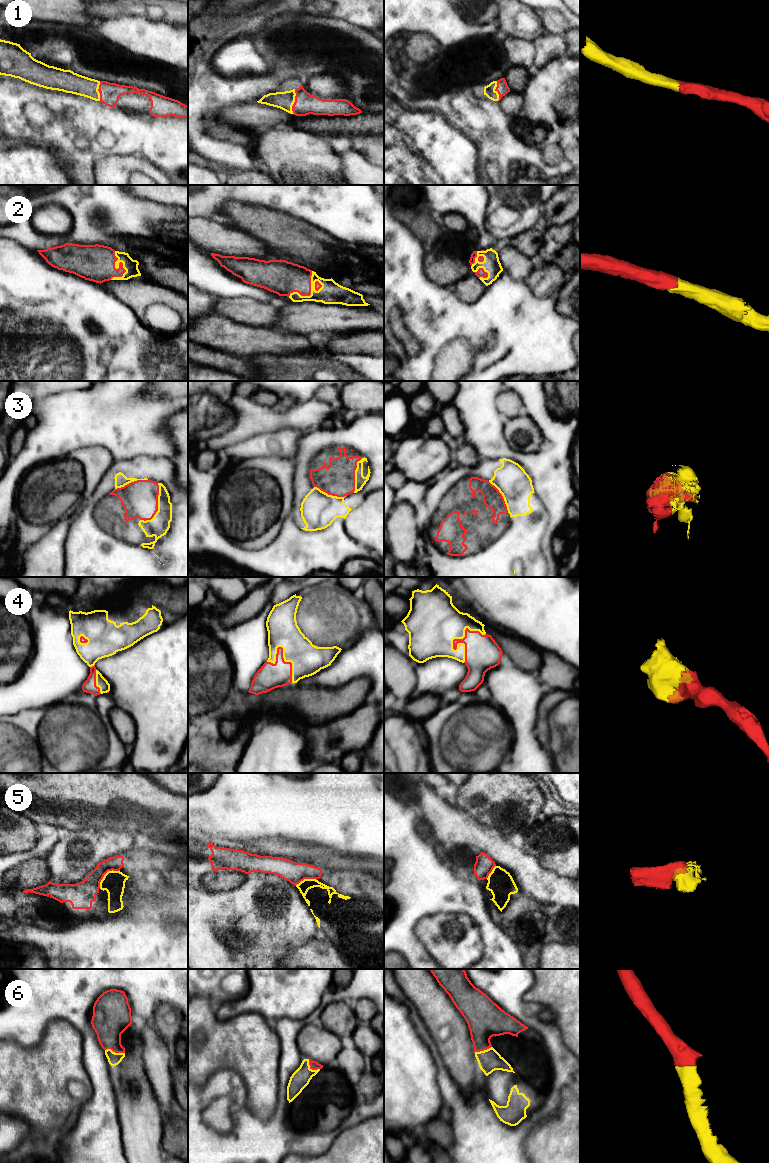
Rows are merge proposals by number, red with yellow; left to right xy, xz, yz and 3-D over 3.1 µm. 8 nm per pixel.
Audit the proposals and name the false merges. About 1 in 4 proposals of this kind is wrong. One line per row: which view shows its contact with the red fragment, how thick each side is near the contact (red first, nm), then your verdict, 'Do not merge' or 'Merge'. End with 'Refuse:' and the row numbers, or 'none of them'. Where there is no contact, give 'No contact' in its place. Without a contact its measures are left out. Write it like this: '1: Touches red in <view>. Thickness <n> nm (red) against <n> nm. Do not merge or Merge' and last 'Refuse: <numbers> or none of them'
1: Touches red in xz. Thickness 170 nm (red) against 140 nm. Merge
2: Touches red in xy. Thickness 300 nm (red) against 110 nm. Merge
3: Touches red in xy. Thickness 300 nm (red) against 160 nm. Merge
4: Touches red in yz. Thickness 280 nm (red) against 440 nm. Merge
5: Touches red in xy. Thickness 200 nm (red) against 180 nm. Merge
6: Touches red in xy. Thickness 280 nm (red) against 100 nm. Merge
Refuse: none of them

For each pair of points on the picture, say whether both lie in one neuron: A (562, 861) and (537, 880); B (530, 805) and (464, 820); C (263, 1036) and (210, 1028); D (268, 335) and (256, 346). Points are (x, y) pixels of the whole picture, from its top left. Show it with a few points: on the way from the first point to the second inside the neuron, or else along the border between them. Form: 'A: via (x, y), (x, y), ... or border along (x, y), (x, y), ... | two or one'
A: border along (531, 855), (544, 867), (569, 878) | two
B: border along (454, 804), (474, 818) | two
C: via (250, 1036), (223, 1036) | one
D: via (265, 338), (259, 343) | one

